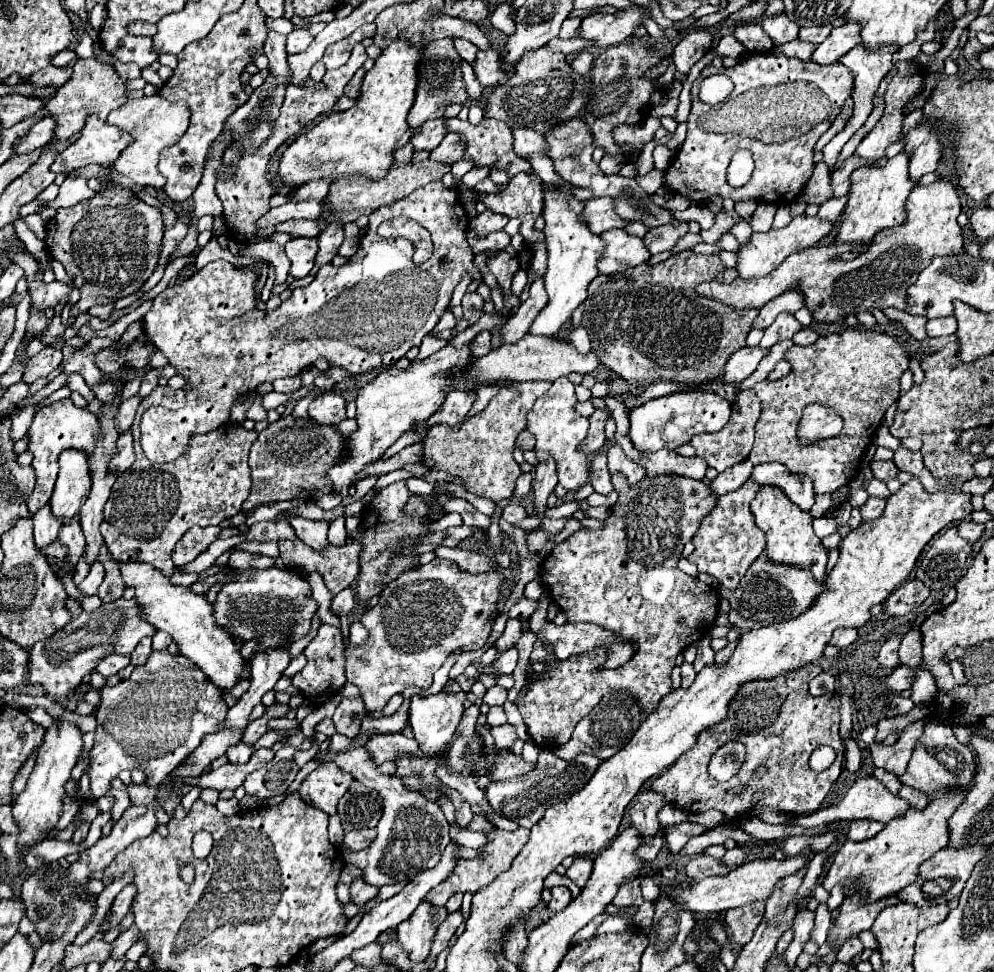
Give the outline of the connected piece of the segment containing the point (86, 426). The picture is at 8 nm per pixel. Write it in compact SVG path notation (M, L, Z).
M66 399L68 403L52 403L44 409L40 409L34 415L34 421L26 433L26 441L28 441L28 451L34 455L31 466L36 471L36 487L34 491L28 495L26 505L30 513L36 513L40 507L44 507L50 501L50 493L54 489L54 481L56 481L56 473L58 473L58 455L66 449L76 449L76 451L84 451L88 457L94 453L92 449L96 449L98 437L100 437L100 425L98 421L86 421L82 417L70 415L70 399Z

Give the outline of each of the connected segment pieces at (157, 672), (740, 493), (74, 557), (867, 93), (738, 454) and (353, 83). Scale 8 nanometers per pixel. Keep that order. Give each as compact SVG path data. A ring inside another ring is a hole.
M154 651L146 665L134 667L130 679L120 681L114 687L102 687L102 703L96 711L96 741L90 751L90 791L98 799L112 791L112 781L122 769L140 769L146 773L146 785L158 787L166 781L168 773L184 761L184 757L196 749L198 741L206 733L220 729L226 717L228 705L222 699L222 689L210 685L202 677L200 669L194 669L182 655L170 655L168 651Z
M748 479L740 489L718 497L714 509L702 519L698 531L692 537L694 553L688 559L698 567L698 571L716 577L720 585L730 591L736 589L746 569L752 565L752 561L756 561L766 545L764 533L754 525L754 517L750 513L750 501L756 497L758 491L760 485Z
M72 521L70 525L66 525L66 529L60 529L58 541L60 541L60 545L64 545L68 549L66 561L70 565L76 565L84 553L84 537L82 537L82 529L80 529L78 521Z
M854 47L850 53L846 53L846 57L842 57L842 65L846 65L852 73L854 73L854 91L852 91L852 99L854 99L854 113L852 113L852 117L850 117L850 123L846 123L846 127L824 147L824 163L830 167L830 165L834 165L836 163L836 157L838 157L838 153L840 153L840 149L844 147L844 143L866 123L866 119L868 119L868 115L870 115L870 111L872 111L872 95L876 93L876 89L878 89L878 83L880 83L880 79L888 73L888 69L890 69L890 61L892 61L892 53L894 53L896 49L894 47L886 47L886 49L876 49L876 51L868 51L868 49L858 49L858 47Z
M744 389L736 395L736 401L732 403L732 417L724 425L724 429L716 431L716 433L702 433L702 435L694 437L694 441L690 441L690 445L694 445L696 455L704 457L710 467L714 467L716 471L724 471L748 457L748 453L752 449L754 425L756 425L758 417L760 417L760 401L752 389Z
M358 69L358 73L354 73L354 77L350 79L350 83L348 83L346 89L344 89L344 95L346 95L346 97L350 97L350 99L356 99L356 97L358 97L362 77L364 77L364 69Z

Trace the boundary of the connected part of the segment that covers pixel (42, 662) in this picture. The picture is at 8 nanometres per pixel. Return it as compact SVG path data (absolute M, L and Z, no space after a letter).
M118 599L102 603L92 613L80 613L58 633L34 643L28 649L26 683L40 685L52 703L62 703L72 689L76 689L82 677L92 671L106 655L120 653L130 655L142 637L152 637L156 629L142 617L142 607L136 599Z

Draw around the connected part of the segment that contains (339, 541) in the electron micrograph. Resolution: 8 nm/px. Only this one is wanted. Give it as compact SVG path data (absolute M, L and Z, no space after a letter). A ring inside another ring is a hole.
M338 517L333 521L328 530L328 541L335 546L342 546L347 543L347 532L345 528L345 518Z

